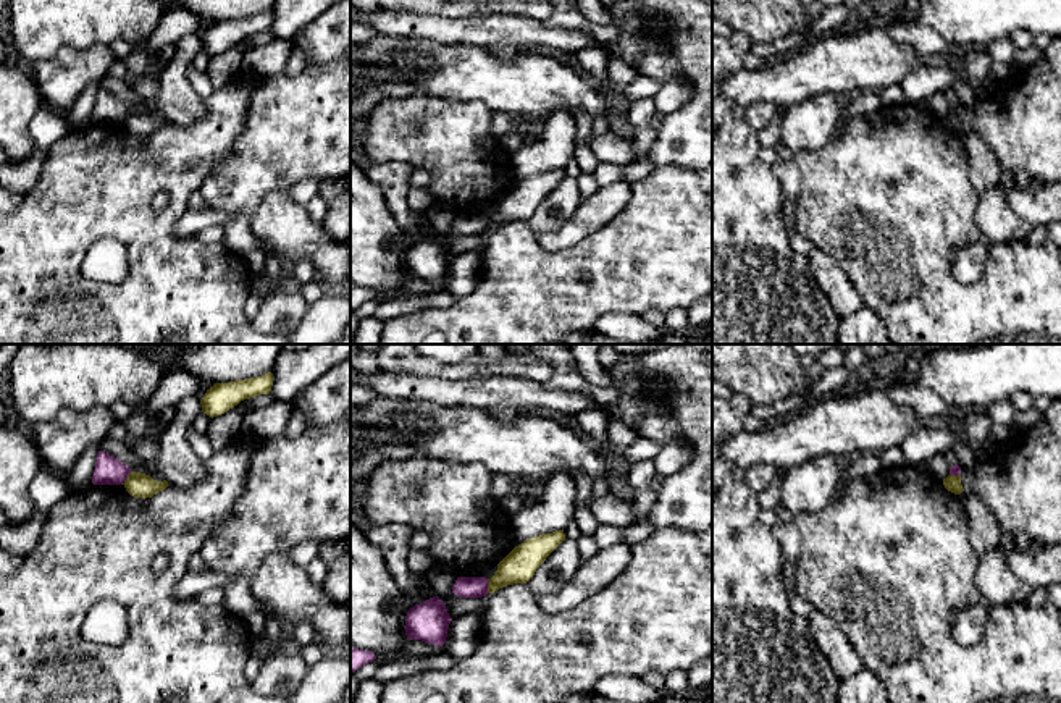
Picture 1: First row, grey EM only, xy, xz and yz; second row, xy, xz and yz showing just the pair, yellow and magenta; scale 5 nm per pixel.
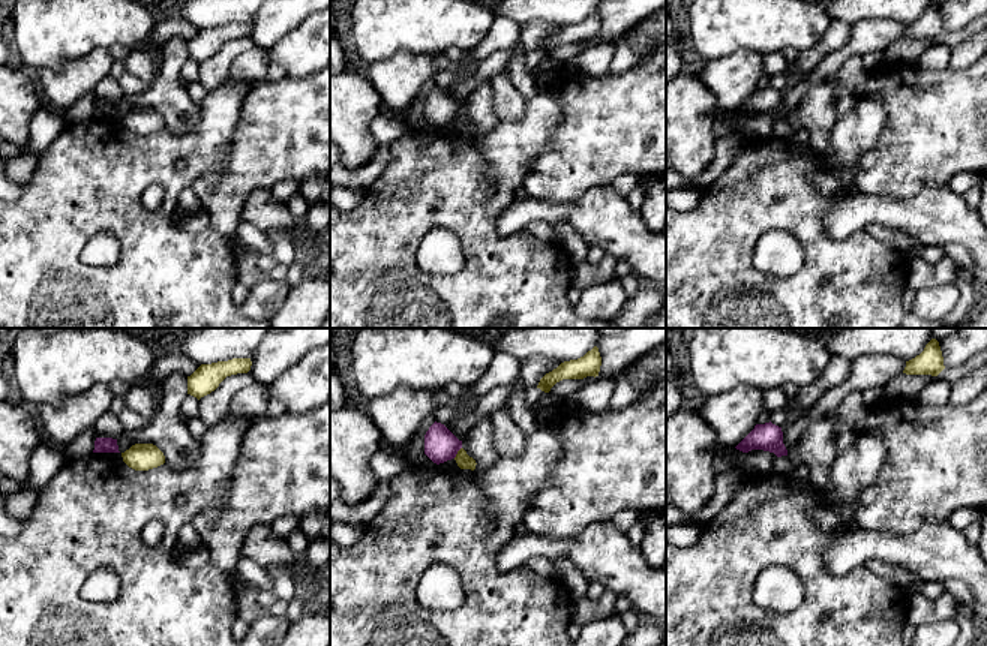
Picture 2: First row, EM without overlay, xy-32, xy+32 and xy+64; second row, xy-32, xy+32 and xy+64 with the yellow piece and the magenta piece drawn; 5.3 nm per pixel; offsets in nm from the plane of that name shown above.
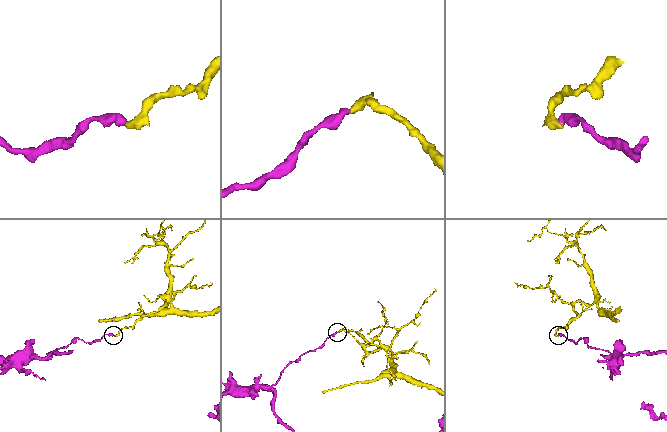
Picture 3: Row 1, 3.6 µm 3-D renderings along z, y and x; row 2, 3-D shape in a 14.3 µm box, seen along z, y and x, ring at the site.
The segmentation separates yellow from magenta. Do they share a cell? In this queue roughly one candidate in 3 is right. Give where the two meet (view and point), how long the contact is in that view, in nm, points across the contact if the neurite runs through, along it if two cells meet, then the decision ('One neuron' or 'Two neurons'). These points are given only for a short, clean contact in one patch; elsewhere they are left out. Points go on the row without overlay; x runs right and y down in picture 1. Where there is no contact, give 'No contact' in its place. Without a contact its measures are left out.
Touches yellow at xz (488, 223). Shared border 70 nm. Boundary: xz (486, 217), (488, 230). Two neurons

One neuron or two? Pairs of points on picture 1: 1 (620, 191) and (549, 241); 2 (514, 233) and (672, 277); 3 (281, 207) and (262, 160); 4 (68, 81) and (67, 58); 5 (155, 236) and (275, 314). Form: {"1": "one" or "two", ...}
{"1": "one", "2": "one", "3": "two", "4": "one", "5": "two"}

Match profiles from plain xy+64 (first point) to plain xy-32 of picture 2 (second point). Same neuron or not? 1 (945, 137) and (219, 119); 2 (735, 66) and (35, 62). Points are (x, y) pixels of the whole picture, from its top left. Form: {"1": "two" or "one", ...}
{"1": "two", "2": "two"}

